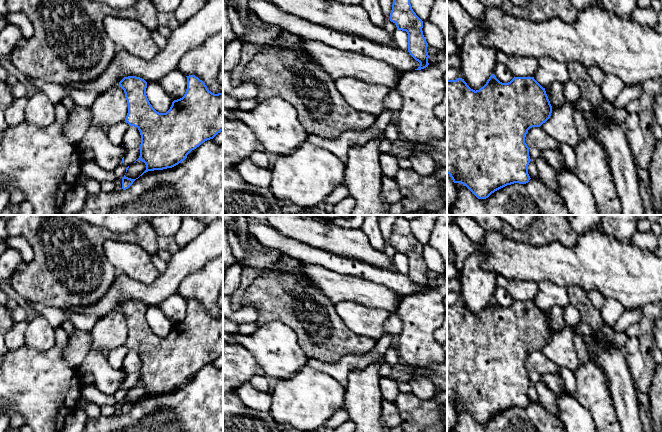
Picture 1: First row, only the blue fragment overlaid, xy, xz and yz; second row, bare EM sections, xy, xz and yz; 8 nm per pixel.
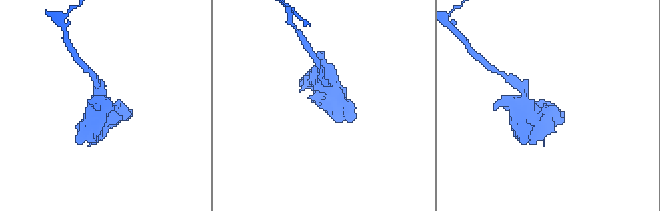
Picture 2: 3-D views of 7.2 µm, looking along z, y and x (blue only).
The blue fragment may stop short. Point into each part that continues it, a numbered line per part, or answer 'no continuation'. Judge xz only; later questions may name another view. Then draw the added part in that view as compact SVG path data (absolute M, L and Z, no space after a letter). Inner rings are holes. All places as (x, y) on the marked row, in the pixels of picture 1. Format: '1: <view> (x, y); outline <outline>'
no continuation

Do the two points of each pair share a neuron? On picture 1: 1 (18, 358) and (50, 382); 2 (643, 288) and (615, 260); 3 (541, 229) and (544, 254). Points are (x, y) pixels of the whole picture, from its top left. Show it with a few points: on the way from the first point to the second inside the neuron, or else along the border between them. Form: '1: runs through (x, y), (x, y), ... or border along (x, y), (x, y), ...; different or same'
1: runs through (26, 366), (42, 382); same
2: runs through (635, 280), (620, 268); same
3: border along (546, 243), (561, 242), (569, 248); different

